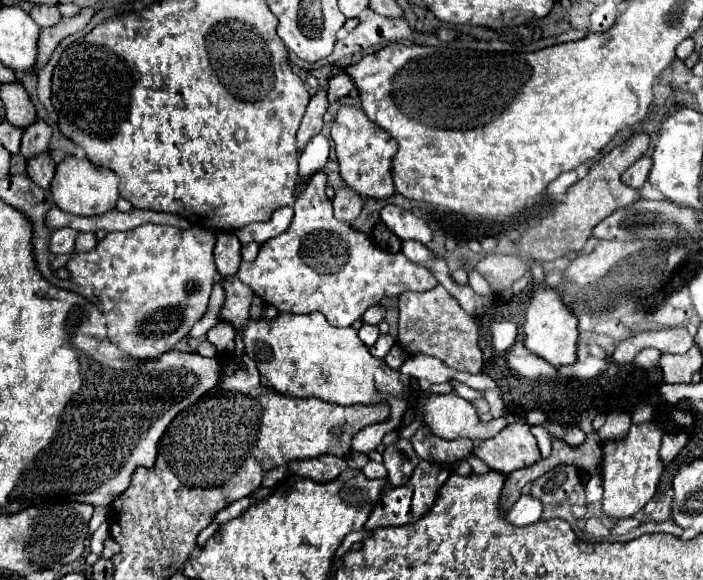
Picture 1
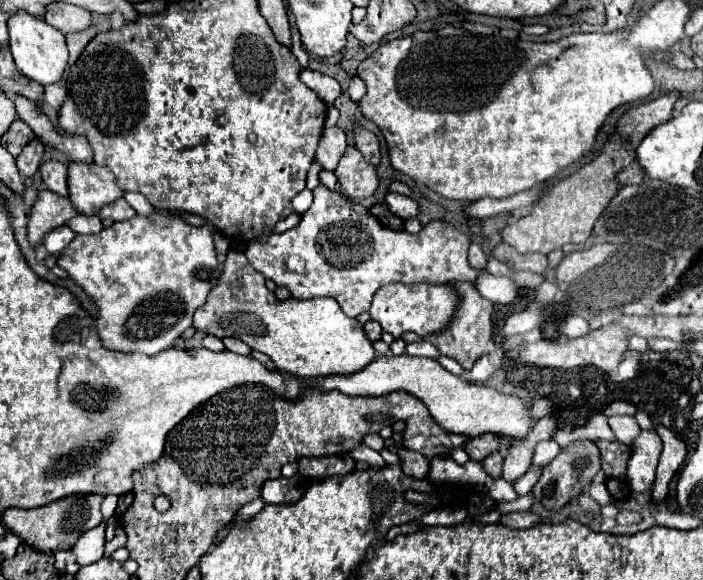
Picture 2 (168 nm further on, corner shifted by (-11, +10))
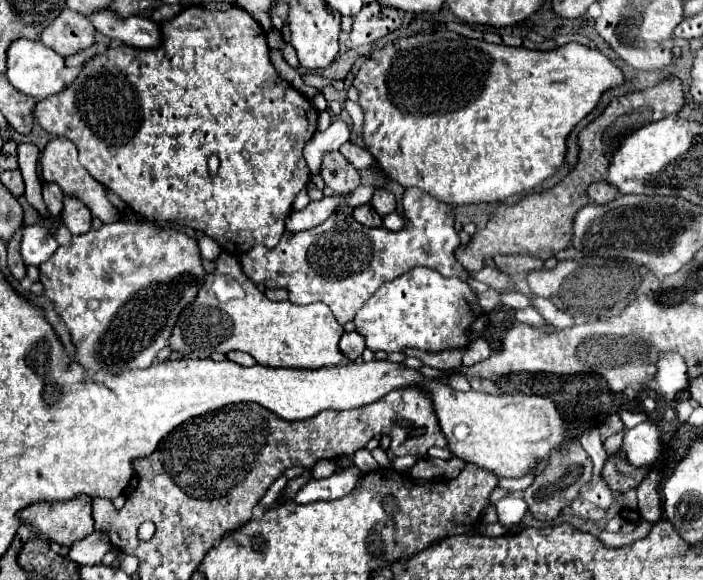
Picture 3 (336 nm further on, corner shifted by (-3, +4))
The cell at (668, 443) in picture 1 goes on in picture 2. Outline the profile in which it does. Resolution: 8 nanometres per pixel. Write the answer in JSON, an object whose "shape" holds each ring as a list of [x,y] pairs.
{"shape":[[[658,426],[656,432],[662,438],[664,450],[660,454],[660,462],[658,462],[658,472],[656,472],[656,482],[652,486],[652,502],[660,504],[666,494],[668,494],[668,484],[672,480],[672,476],[676,474],[676,470],[680,468],[680,464],[686,458],[686,444],[684,440],[676,438],[668,428]]]}

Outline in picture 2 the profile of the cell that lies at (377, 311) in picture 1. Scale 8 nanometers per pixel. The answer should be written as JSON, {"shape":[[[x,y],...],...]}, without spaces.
{"shape":[[[392,282],[388,286],[382,286],[374,294],[374,302],[370,308],[370,318],[376,320],[384,332],[392,334],[394,338],[400,338],[404,332],[414,332],[418,336],[428,336],[434,332],[440,332],[456,314],[460,298],[456,294],[456,288],[446,284],[432,284],[432,282],[416,282],[412,286],[402,282]]]}

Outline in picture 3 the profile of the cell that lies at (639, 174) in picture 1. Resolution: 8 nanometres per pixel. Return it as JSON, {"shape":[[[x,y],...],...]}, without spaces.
{"shape":[[[604,180],[602,182],[594,182],[588,188],[588,196],[596,204],[606,204],[606,202],[610,202],[610,200],[614,200],[618,196],[618,188],[614,184],[608,184],[608,182],[604,184]]]}

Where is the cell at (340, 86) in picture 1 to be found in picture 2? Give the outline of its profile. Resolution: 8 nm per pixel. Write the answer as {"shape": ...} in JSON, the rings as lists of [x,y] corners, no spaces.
{"shape":[[[302,69],[299,77],[304,84],[308,84],[308,86],[324,100],[326,106],[332,106],[332,102],[334,102],[334,100],[338,98],[338,94],[340,94],[338,82],[332,77],[321,74],[318,71],[306,73],[305,69]]]}

